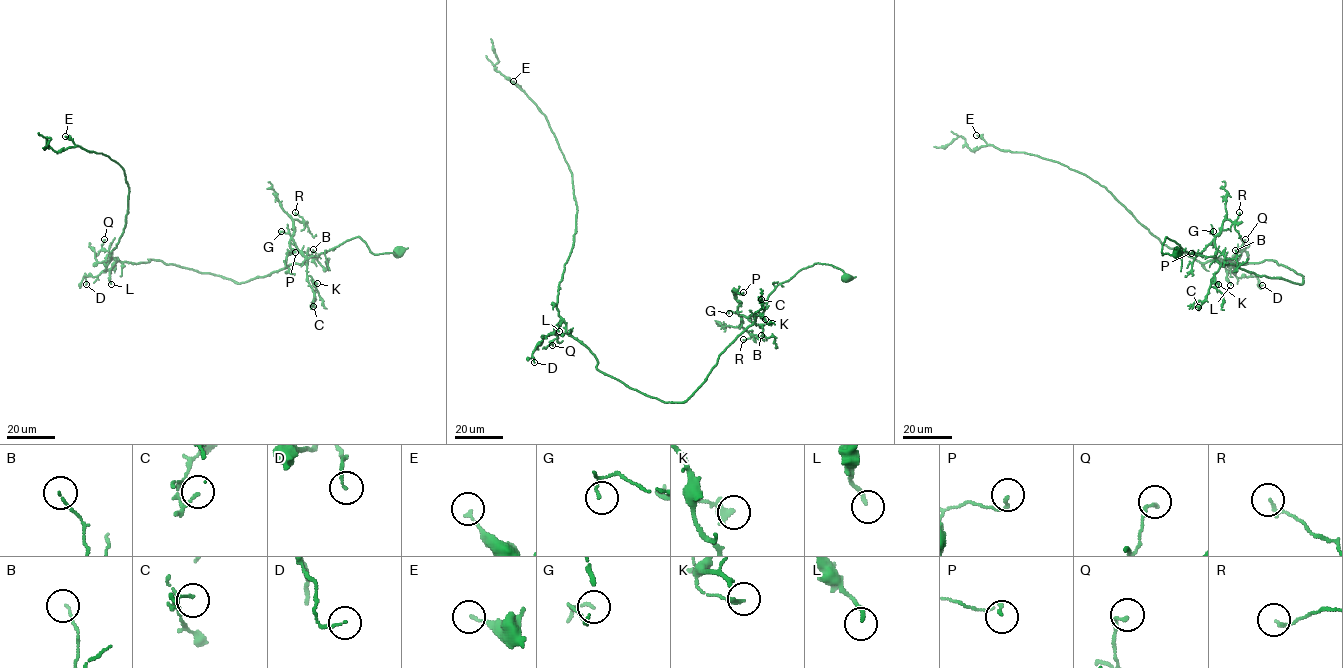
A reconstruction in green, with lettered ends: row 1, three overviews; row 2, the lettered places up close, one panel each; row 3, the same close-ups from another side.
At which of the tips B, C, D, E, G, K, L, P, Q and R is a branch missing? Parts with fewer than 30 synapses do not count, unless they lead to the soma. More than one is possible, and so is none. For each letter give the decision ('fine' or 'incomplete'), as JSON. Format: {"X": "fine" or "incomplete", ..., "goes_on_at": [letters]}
{"B": "fine", "C": "fine", "D": "fine", "E": "fine", "G": "fine", "K": "fine", "L": "fine", "P": "fine", "Q": "fine", "R": "fine", "goes_on_at": []}

